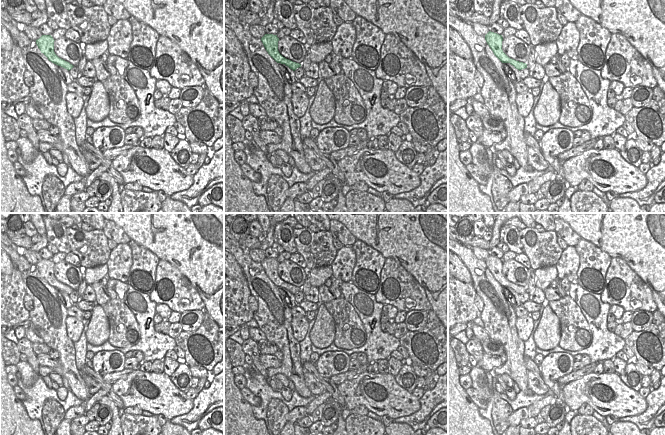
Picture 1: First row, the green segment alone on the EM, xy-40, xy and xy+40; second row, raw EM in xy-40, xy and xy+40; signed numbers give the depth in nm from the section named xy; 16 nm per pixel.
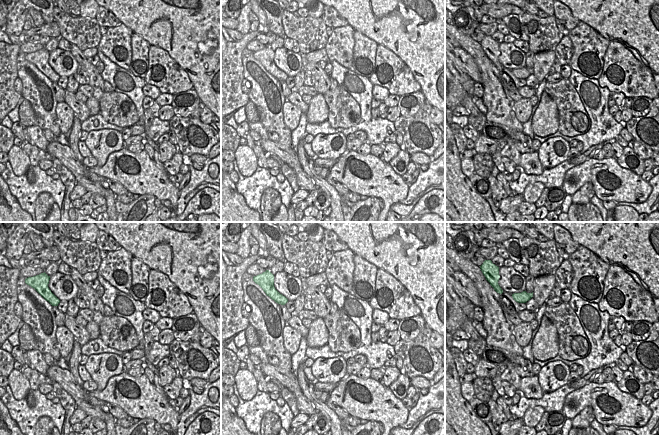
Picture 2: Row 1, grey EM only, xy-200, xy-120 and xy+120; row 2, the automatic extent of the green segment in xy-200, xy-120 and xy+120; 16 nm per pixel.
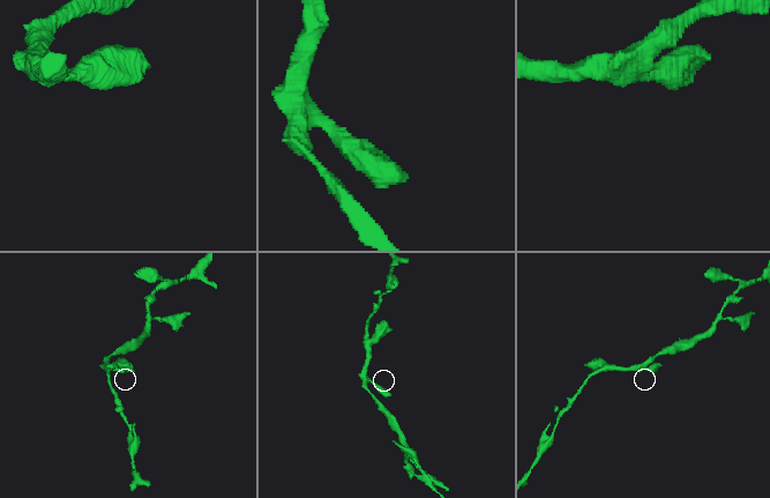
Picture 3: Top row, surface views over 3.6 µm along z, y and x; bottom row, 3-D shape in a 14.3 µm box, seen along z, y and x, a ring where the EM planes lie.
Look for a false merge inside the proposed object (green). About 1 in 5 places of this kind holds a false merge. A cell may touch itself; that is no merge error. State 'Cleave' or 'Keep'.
Keep.

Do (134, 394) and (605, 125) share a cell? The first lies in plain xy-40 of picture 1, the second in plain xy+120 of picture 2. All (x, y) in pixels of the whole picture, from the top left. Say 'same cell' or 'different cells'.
different cells

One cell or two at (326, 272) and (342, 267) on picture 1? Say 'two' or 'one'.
two

